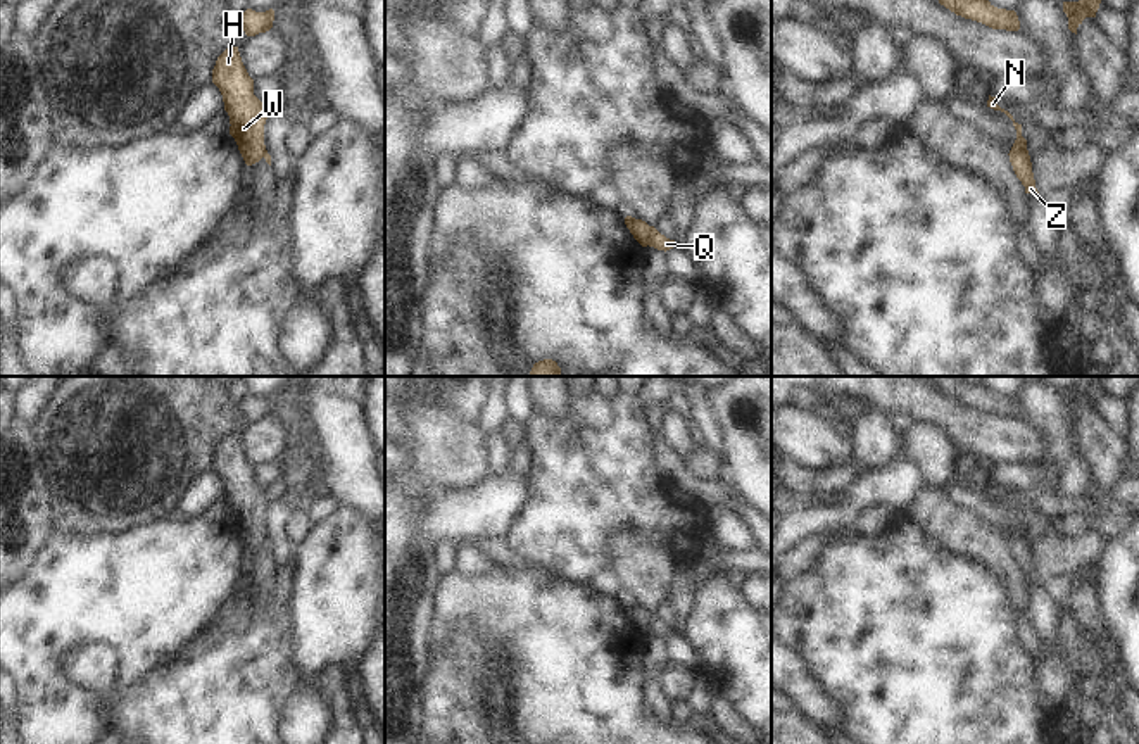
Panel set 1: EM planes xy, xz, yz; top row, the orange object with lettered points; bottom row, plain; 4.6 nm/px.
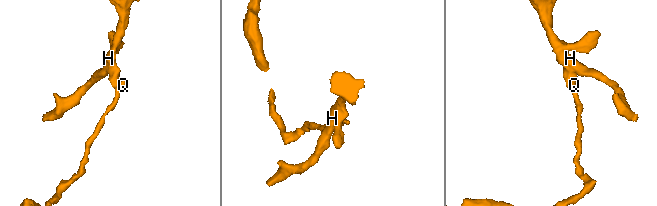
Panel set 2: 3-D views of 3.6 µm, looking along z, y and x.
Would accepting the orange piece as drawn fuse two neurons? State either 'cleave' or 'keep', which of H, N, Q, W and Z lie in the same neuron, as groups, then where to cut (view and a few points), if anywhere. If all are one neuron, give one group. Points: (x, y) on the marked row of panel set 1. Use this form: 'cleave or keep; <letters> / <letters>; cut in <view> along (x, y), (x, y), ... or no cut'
cleave; H N W / Q Z; cut in xz along (653, 226), (646, 244)

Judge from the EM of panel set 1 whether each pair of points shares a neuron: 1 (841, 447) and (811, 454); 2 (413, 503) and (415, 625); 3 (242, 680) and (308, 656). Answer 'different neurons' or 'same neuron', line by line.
1: same neuron
2: same neuron
3: different neurons

